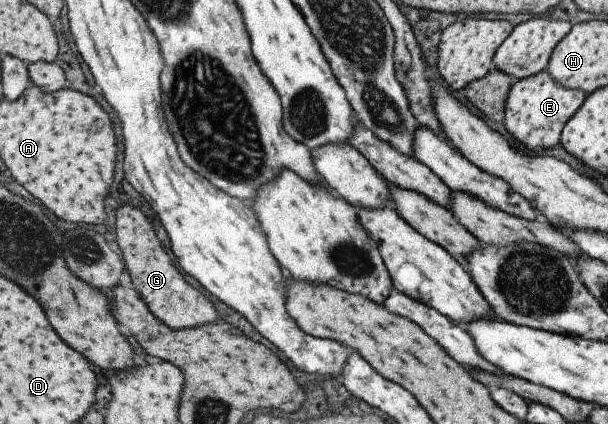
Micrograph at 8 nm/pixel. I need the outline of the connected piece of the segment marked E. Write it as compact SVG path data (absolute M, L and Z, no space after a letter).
M544 69L536 75L515 80L508 90L501 123L506 131L520 141L532 153L550 149L559 142L559 135L565 123L582 105L586 95L580 90L560 87Z

